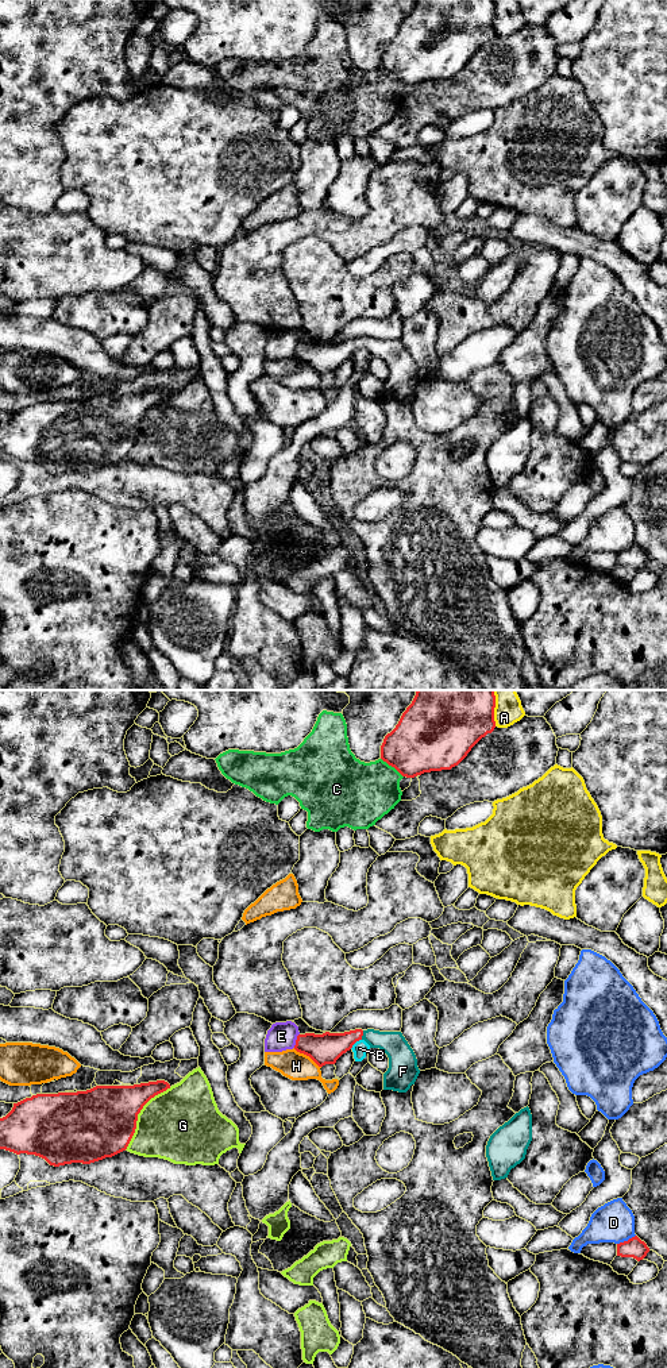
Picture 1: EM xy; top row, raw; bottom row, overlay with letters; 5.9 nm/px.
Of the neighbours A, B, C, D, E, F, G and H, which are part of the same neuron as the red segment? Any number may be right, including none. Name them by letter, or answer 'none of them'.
F

